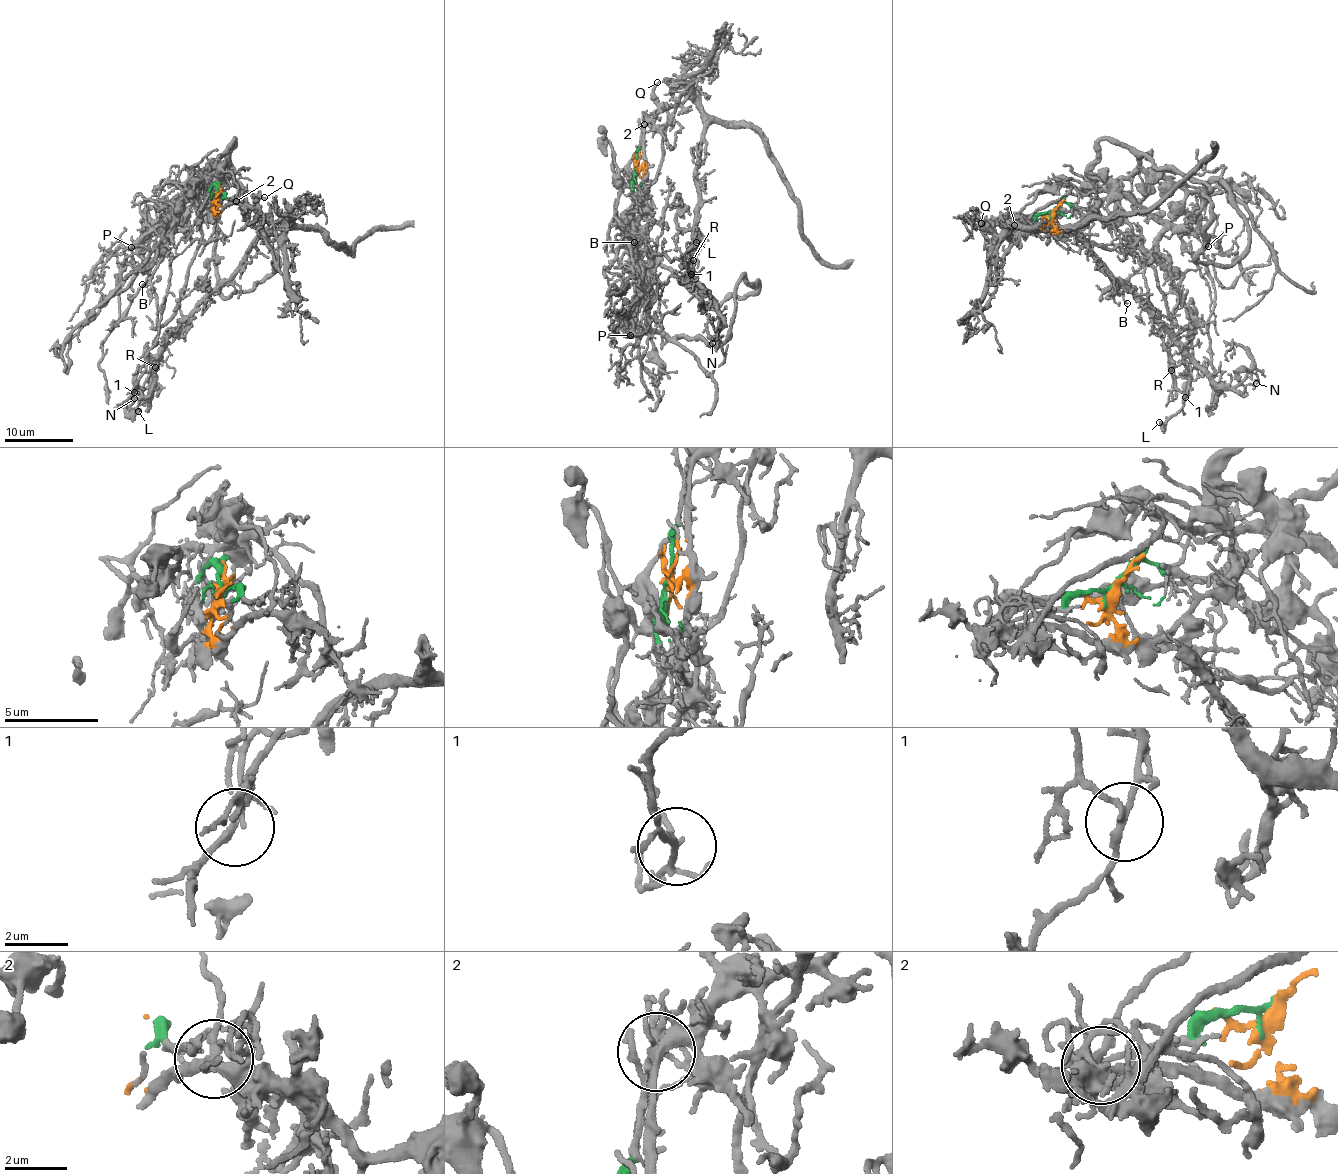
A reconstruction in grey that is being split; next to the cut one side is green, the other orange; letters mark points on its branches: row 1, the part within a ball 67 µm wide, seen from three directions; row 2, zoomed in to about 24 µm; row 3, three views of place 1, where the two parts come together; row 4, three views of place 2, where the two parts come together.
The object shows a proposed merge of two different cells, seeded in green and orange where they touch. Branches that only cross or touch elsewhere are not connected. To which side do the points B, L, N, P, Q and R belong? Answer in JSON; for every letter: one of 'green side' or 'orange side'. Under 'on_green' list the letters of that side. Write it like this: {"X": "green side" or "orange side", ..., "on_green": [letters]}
{"B": "green side", "L": "orange side", "N": "orange side", "P": "green side", "Q": "orange side", "R": "orange side", "on_green": ["B", "P"]}

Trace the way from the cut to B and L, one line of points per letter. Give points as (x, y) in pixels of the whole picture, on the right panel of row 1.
B: (1053, 211), (1081, 193), (1108, 191), (1114, 198), (1149, 254), (1123, 284), (1128, 303)
L: (1053, 211), (1042, 227), (1017, 225), (1011, 237), (1019, 227), (1082, 236), (1180, 349), (1188, 394), (1159, 421)

